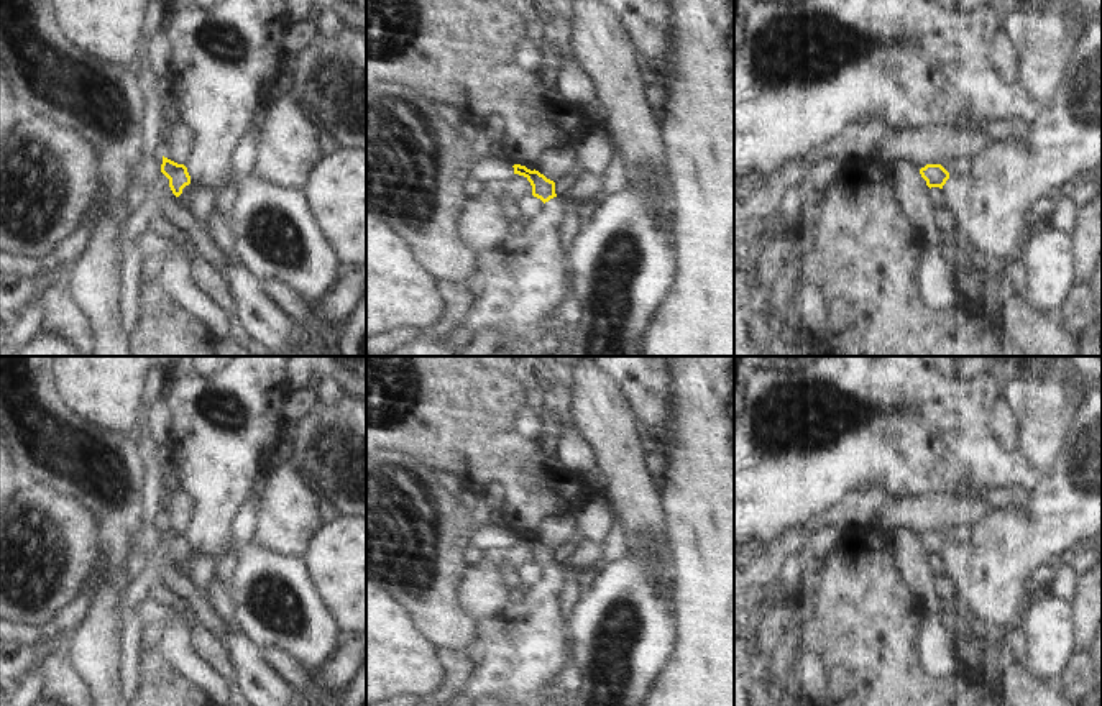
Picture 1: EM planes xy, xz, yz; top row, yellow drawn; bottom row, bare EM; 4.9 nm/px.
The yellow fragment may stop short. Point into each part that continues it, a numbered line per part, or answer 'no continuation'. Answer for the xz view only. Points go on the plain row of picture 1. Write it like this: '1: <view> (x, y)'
1: xz (521, 650)

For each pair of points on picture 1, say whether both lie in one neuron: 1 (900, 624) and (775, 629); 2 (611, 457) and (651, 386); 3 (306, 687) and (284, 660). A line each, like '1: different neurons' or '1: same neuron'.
1: same neuron
2: different neurons
3: same neuron

